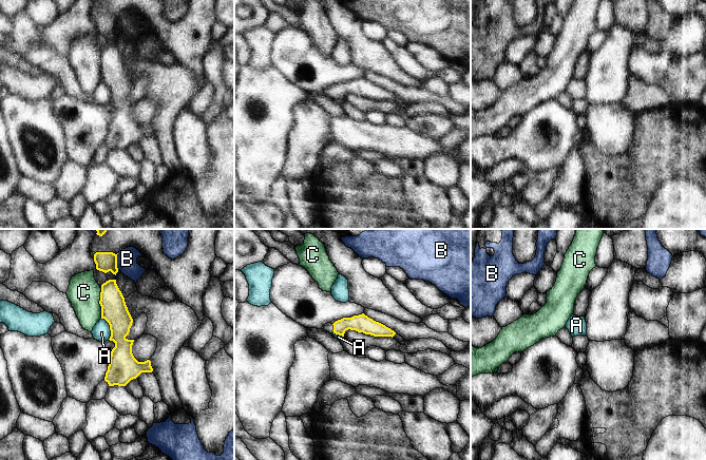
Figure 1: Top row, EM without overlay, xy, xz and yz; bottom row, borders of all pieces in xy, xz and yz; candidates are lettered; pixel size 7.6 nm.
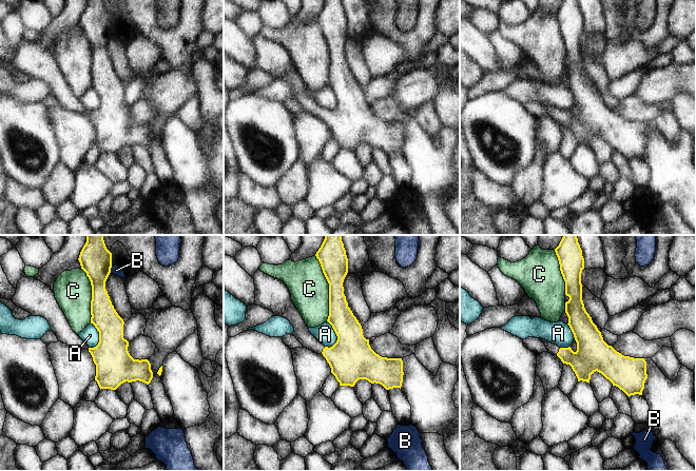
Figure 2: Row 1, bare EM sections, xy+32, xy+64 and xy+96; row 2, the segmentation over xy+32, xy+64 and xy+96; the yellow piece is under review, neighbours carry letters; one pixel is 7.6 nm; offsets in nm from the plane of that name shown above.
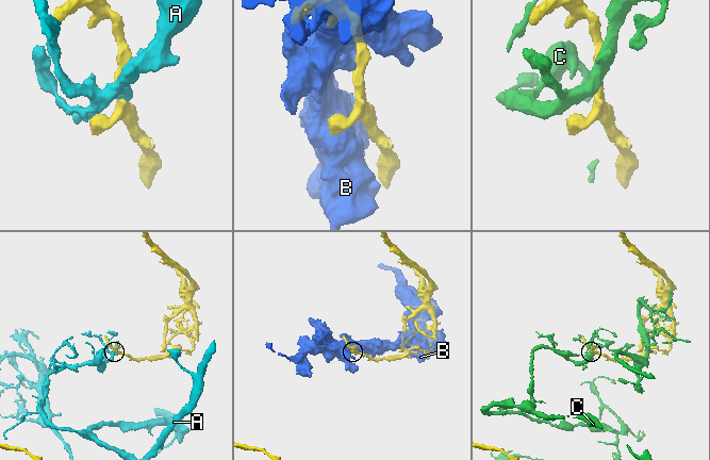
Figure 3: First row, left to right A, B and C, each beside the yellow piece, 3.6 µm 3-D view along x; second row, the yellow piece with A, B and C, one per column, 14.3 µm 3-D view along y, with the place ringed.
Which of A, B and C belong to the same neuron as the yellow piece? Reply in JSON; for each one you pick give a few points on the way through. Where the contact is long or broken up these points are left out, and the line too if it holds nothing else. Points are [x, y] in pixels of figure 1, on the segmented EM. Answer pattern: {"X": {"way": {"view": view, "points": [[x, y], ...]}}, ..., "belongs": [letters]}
{"belongs": []}

